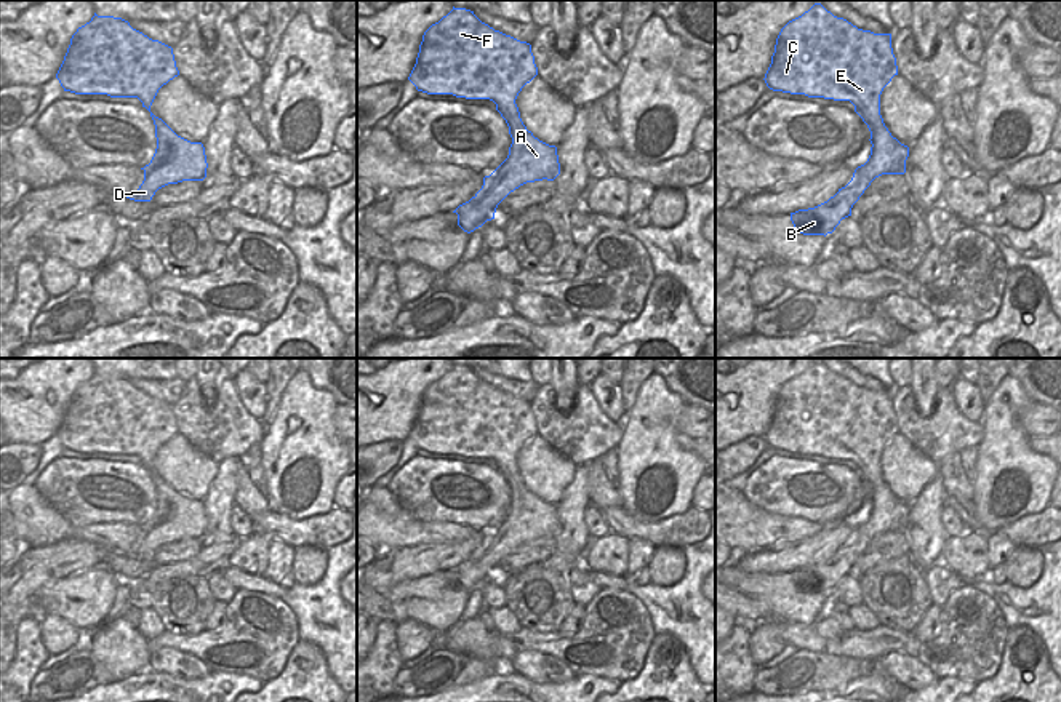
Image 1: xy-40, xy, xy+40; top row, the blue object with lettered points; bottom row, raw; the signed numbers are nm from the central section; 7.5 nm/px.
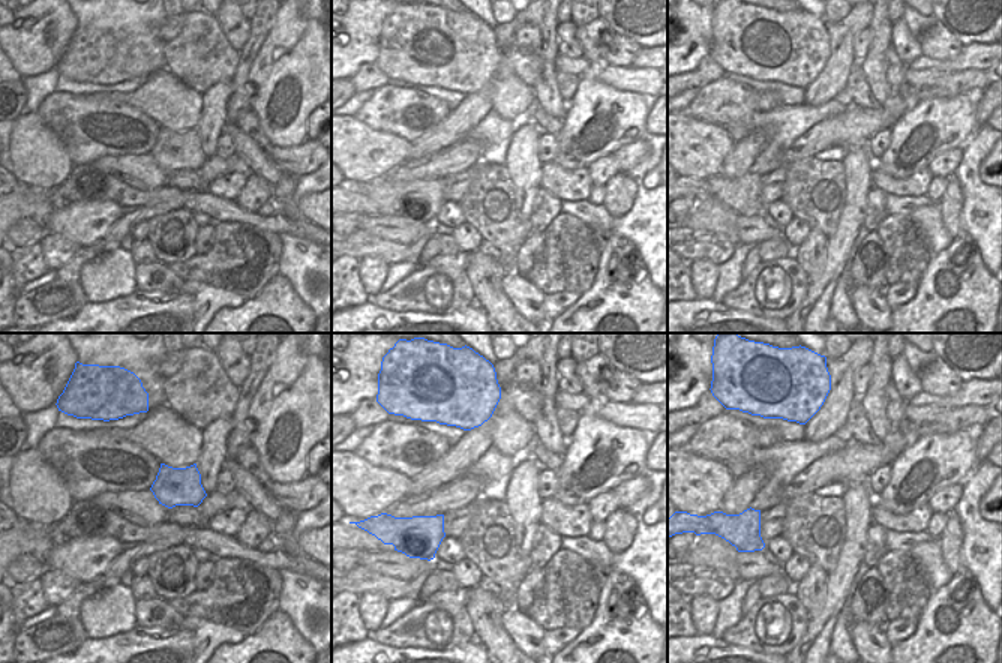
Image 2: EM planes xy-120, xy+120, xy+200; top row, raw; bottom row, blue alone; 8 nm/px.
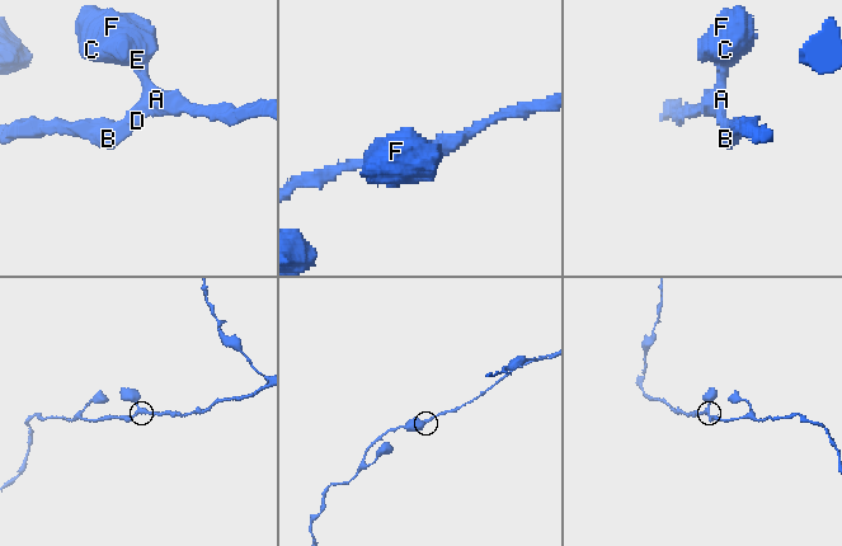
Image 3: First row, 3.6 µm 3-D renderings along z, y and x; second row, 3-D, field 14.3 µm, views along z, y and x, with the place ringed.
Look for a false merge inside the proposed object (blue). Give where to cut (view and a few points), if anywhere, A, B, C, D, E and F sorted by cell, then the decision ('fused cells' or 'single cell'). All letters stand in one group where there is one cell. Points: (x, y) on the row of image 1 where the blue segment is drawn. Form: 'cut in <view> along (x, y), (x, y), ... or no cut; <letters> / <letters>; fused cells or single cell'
no cut; A B C D E F; single cell

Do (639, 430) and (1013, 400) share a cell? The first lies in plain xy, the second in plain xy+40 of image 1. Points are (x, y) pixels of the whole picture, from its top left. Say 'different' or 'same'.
same

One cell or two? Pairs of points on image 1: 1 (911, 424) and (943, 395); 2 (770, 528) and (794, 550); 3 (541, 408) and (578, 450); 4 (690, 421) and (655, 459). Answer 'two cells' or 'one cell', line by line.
1: one cell
2: two cells
3: one cell
4: two cells

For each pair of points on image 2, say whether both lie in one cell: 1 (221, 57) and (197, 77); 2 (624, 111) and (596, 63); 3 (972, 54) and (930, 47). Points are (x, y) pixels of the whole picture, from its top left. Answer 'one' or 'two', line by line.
1: one
2: one
3: two

